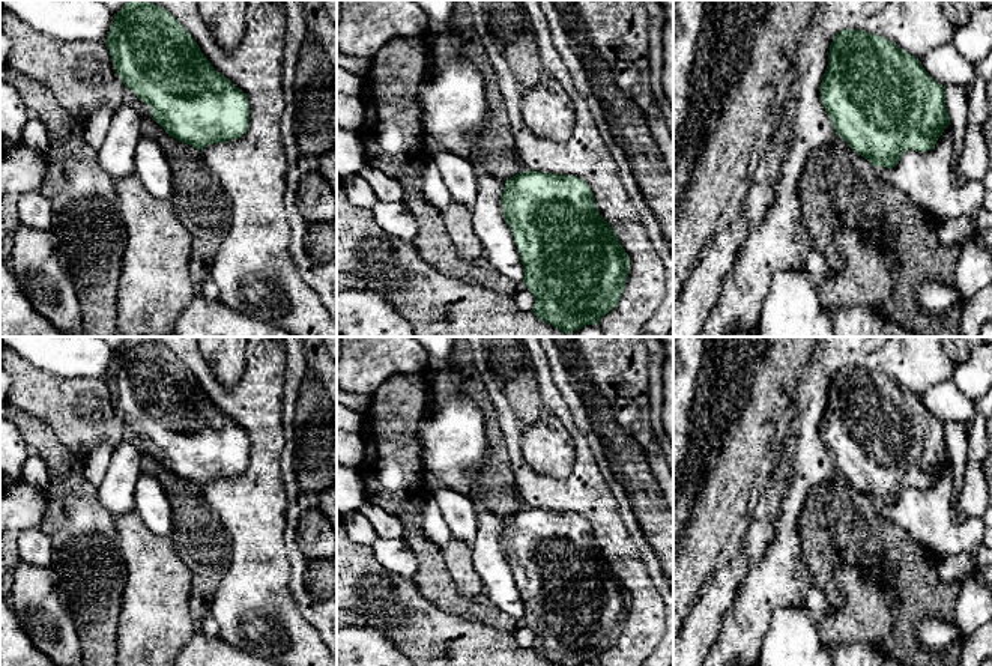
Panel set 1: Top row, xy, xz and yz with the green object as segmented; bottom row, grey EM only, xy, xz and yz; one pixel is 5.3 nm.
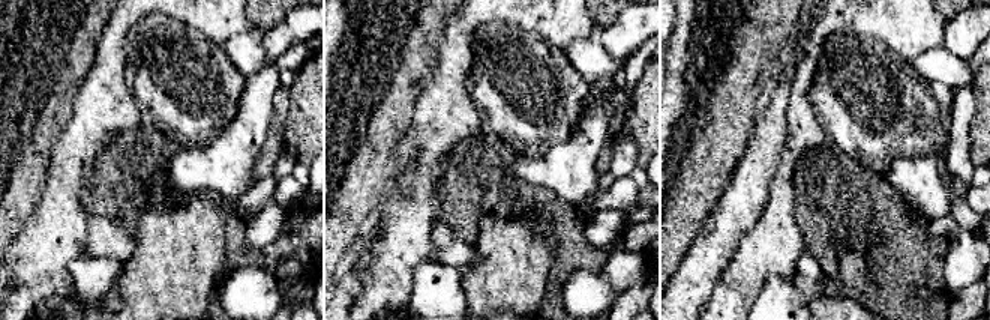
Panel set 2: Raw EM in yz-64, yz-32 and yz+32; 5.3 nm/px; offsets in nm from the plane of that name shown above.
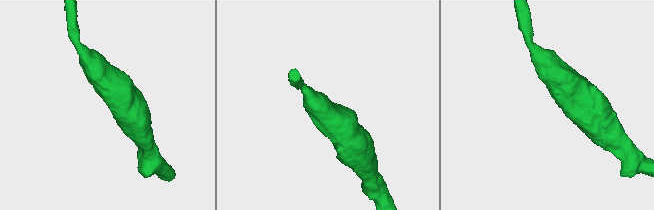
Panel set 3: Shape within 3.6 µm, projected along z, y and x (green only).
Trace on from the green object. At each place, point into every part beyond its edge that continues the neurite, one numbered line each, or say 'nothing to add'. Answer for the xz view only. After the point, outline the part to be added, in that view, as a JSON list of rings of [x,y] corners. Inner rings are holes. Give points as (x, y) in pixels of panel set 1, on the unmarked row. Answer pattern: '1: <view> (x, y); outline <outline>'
nothing to add

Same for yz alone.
nothing to add

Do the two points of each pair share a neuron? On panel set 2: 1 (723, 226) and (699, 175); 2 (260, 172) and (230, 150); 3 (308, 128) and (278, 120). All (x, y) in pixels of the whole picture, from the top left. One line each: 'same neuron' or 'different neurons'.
1: different neurons
2: different neurons
3: different neurons

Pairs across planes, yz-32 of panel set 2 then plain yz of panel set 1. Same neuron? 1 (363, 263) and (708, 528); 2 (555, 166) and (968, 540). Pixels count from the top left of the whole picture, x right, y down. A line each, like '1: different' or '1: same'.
1: different
2: same

